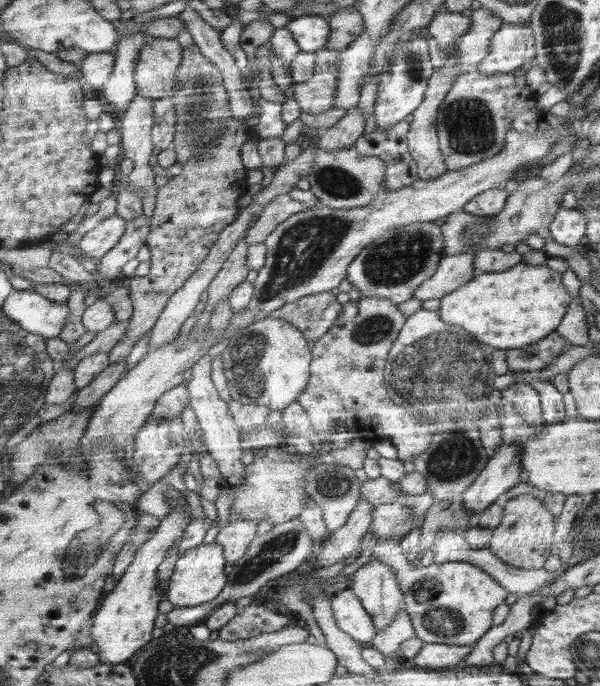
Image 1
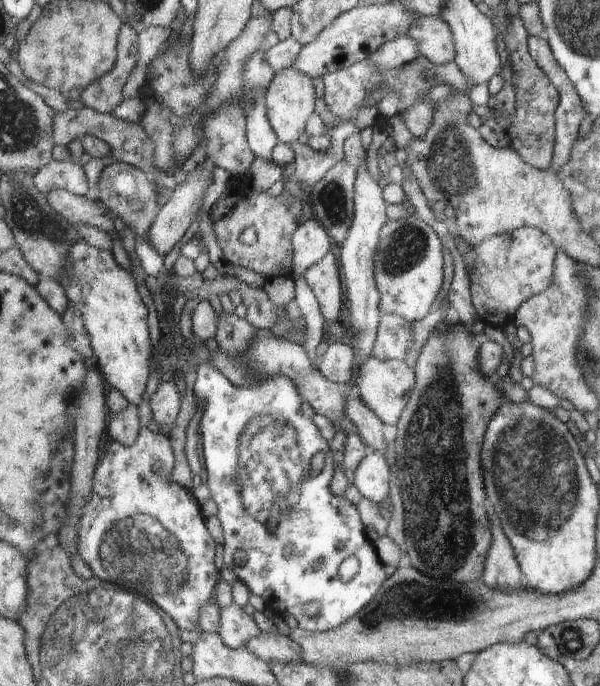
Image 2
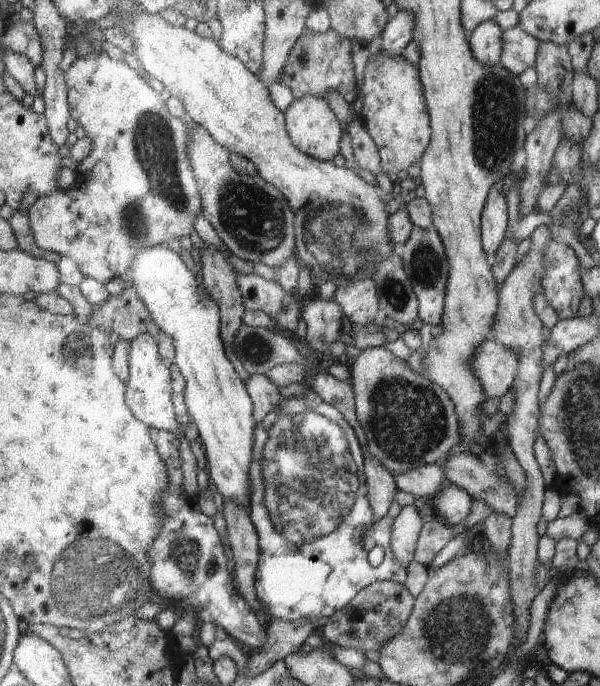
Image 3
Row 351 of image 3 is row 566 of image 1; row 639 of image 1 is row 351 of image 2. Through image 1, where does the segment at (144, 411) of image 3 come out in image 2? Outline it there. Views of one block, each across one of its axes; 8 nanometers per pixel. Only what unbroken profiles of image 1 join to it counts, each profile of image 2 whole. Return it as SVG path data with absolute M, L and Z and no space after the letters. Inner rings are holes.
M88 242L72 244L71 280L66 283L60 281L67 288L69 298L76 302L83 314L85 328L91 336L94 351L94 362L102 371L102 376L108 380L113 388L121 391L132 405L138 405L144 400L148 390L148 372L150 372L150 340L148 340L148 306L140 296L136 276L129 270L124 270L116 262L113 252L100 250L90 246Z

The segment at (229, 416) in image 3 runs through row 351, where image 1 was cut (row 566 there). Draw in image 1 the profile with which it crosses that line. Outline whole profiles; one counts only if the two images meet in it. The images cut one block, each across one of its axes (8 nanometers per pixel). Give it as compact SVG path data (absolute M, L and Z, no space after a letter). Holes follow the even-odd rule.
M213 541L207 544L202 543L178 557L164 596L165 600L168 600L175 608L196 607L198 604L211 603L212 600L217 599L225 587L227 585L222 545Z

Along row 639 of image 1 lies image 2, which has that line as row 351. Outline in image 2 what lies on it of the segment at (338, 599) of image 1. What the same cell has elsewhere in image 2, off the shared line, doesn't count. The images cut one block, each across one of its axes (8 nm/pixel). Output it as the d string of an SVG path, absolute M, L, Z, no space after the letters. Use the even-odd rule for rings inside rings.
M367 160L358 169L356 182L355 216L347 239L340 250L342 272L348 289L348 306L350 306L350 333L352 334L353 360L356 367L364 363L371 355L381 322L380 294L375 282L374 258L379 246L379 233L388 222L383 200L382 183L377 182L367 169Z

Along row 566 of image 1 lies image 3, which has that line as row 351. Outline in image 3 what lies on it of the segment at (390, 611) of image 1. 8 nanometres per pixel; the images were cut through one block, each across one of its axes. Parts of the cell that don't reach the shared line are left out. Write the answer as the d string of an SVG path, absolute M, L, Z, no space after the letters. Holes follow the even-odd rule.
M382 346L366 348L355 360L349 369L349 382L354 392L357 420L364 430L368 454L374 456L392 476L420 466L439 463L446 458L454 445L462 441L455 405L446 389L428 380L426 376L410 370L405 361L401 361Z

